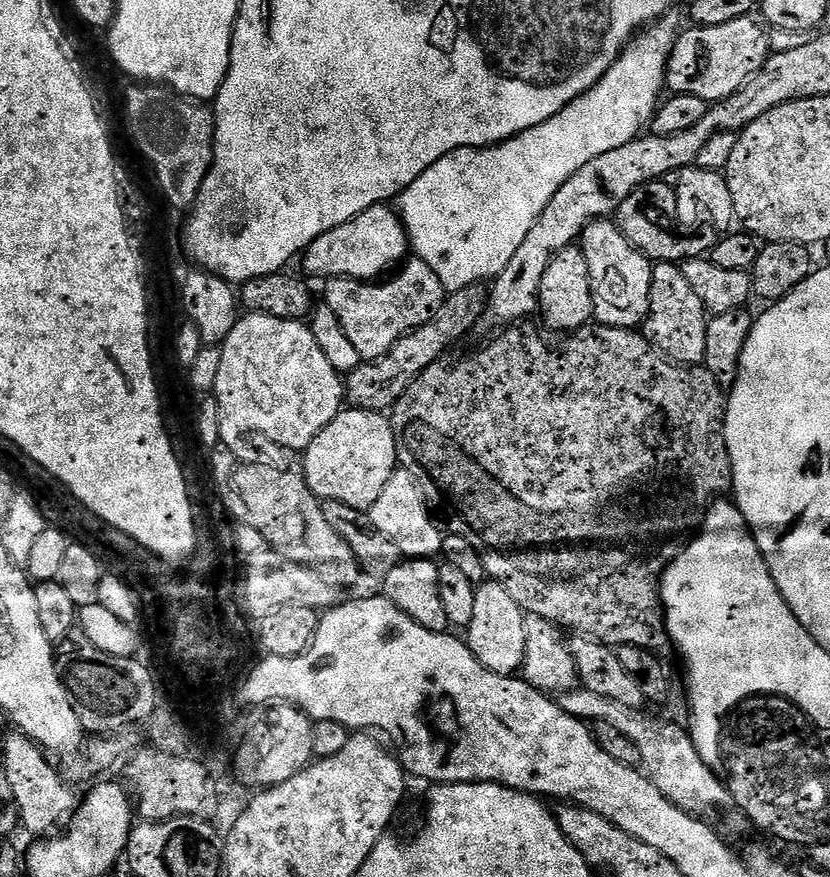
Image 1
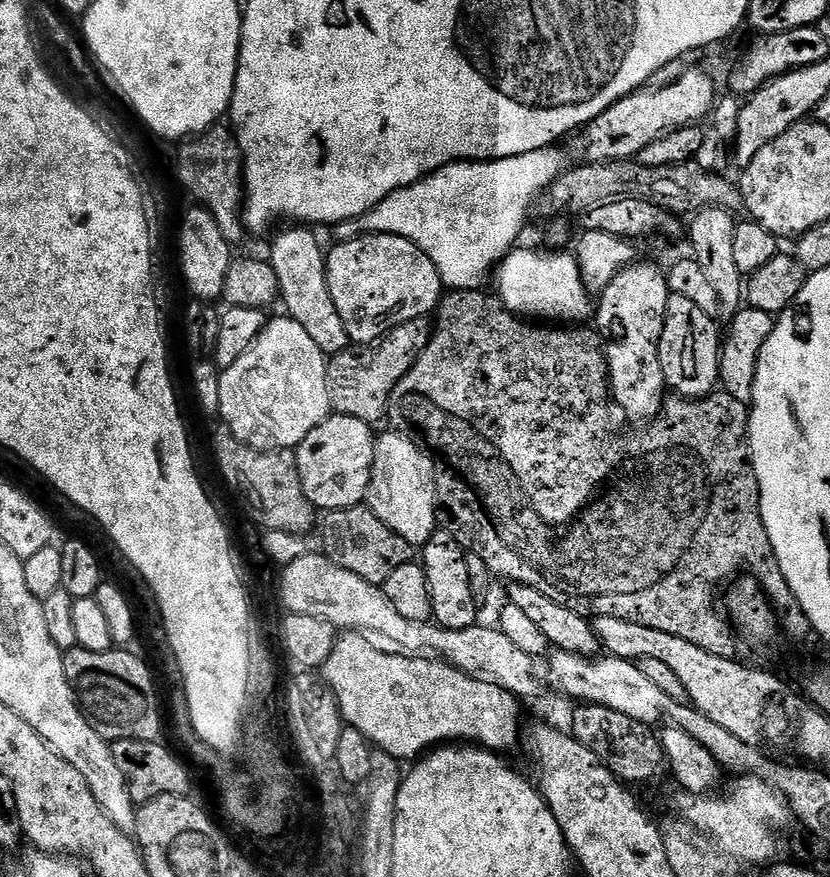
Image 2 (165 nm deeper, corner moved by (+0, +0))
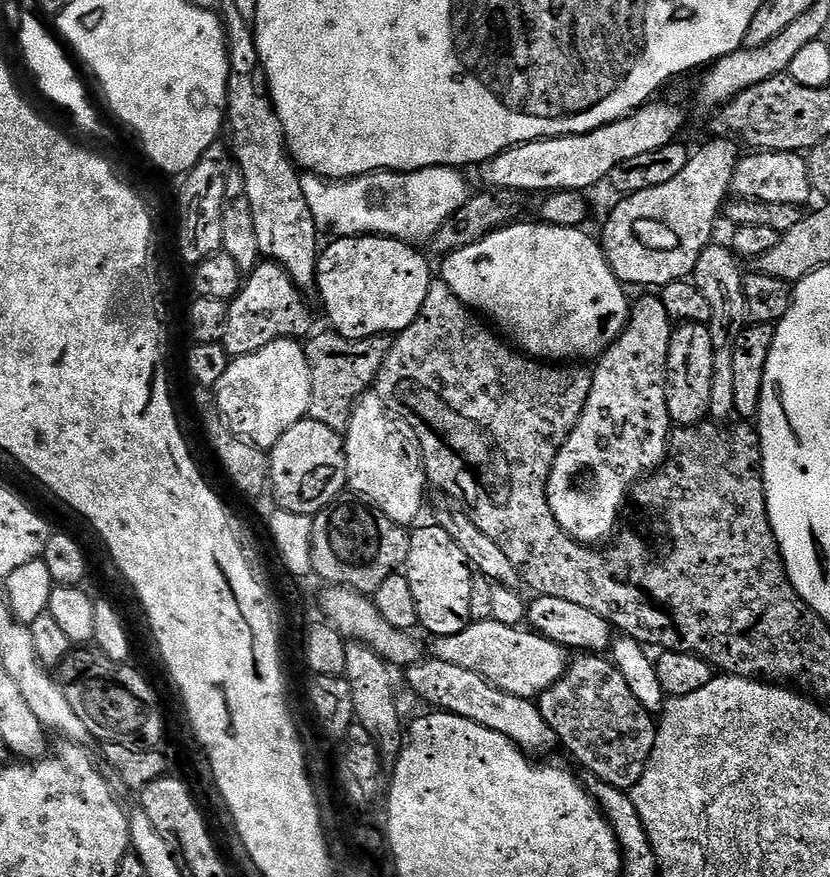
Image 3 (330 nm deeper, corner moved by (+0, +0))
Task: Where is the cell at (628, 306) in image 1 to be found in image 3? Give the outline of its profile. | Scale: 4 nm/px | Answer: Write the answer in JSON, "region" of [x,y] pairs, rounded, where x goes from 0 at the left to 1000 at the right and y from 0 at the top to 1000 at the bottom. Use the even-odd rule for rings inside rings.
{"region":[[[781,336],[786,338],[776,338],[767,347],[765,343],[765,345],[760,348],[757,358],[757,371],[752,373],[749,381],[742,389],[717,412],[718,420],[716,418],[716,423],[713,424],[713,444],[704,460],[699,479],[692,486],[689,494],[684,497],[684,503],[682,503],[676,511],[670,513],[667,531],[663,536],[663,545],[660,546],[660,571],[663,572],[663,582],[667,586],[672,600],[677,600],[680,608],[684,611],[690,611],[698,620],[723,623],[731,617],[728,615],[741,604],[742,592],[746,591],[747,583],[752,579],[752,570],[754,575],[764,553],[772,545],[789,538],[790,535],[800,528],[800,521],[805,518],[807,489],[811,487],[810,478],[805,474],[805,405],[807,404],[807,390],[810,389],[810,380],[812,377],[812,366],[807,363],[807,358],[802,358],[802,349],[795,343],[794,336]]]}

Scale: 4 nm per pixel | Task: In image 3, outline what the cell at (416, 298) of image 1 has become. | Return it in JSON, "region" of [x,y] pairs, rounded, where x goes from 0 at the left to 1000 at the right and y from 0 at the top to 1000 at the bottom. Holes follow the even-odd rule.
{"region":[[[411,269],[401,273],[395,284],[384,288],[381,299],[381,326],[380,332],[386,333],[386,342],[390,345],[390,356],[395,359],[399,377],[407,380],[408,383],[416,383],[423,388],[439,388],[443,383],[460,383],[464,381],[481,381],[484,376],[489,376],[489,372],[494,372],[494,367],[499,367],[499,363],[504,363],[504,358],[508,353],[508,344],[513,344],[513,335],[518,331],[523,318],[520,306],[516,302],[516,296],[505,287],[505,282],[498,281],[495,277],[486,274],[475,274],[471,269]]]}

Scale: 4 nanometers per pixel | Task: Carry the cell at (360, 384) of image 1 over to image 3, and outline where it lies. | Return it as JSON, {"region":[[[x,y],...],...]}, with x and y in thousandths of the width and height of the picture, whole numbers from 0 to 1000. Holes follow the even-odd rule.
{"region":[[[399,376],[370,384],[366,403],[373,420],[373,463],[371,474],[388,481],[404,493],[413,494],[419,475],[435,452],[452,439],[460,413],[467,407],[470,388],[466,382],[443,383],[439,388],[423,388]]]}

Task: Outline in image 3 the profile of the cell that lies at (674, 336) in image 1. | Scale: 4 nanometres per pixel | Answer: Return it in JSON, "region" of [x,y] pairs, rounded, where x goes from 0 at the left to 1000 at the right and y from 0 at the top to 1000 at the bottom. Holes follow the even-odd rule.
{"region":[[[820,368],[810,380],[805,405],[805,474],[811,485],[845,482],[854,473],[857,440],[860,439],[860,390],[852,369]]]}

